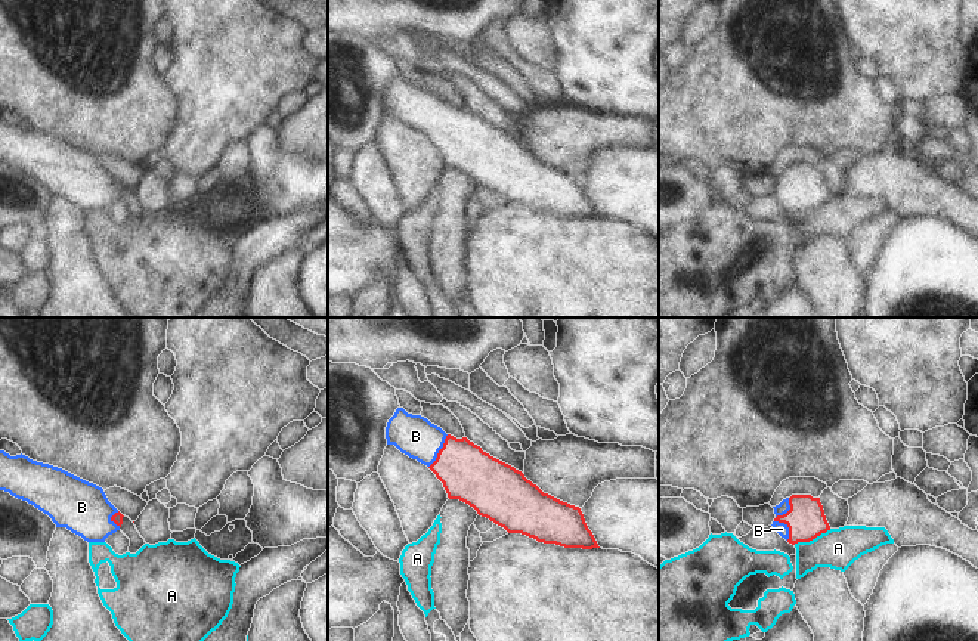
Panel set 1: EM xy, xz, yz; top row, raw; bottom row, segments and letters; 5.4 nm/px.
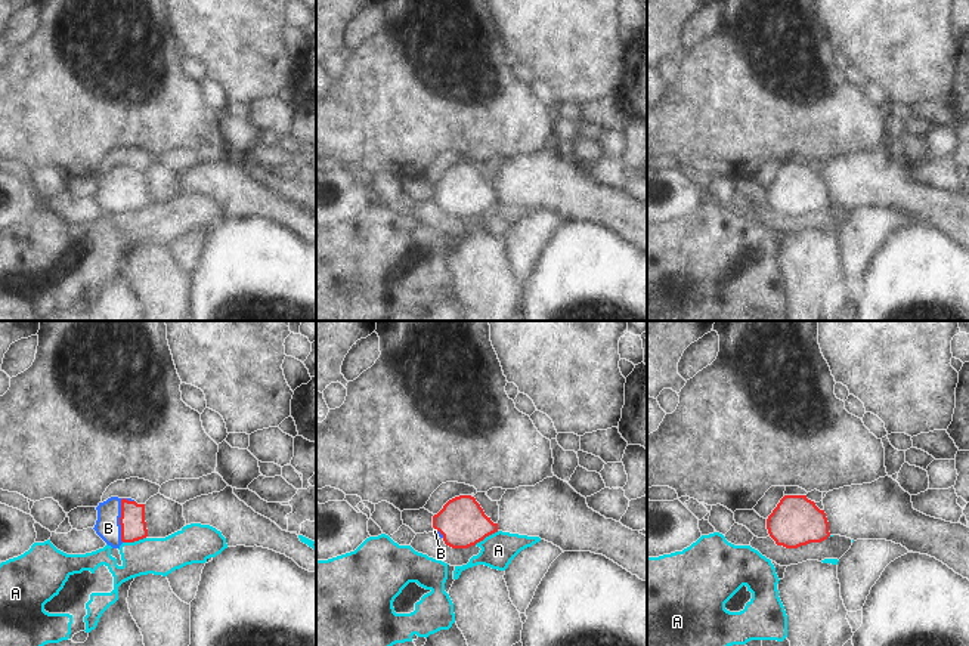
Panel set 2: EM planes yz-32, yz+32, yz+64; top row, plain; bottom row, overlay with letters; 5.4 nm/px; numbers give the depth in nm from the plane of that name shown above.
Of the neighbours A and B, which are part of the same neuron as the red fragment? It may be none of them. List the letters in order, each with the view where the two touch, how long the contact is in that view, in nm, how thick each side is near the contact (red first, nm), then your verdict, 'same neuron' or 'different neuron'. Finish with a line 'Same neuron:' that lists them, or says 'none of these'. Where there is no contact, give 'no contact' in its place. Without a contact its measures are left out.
A: yz | 220 nm | 200/220 nm | different neuron
B: xz | 220 nm | 300/220 nm | same neuron
Same neuron: B

